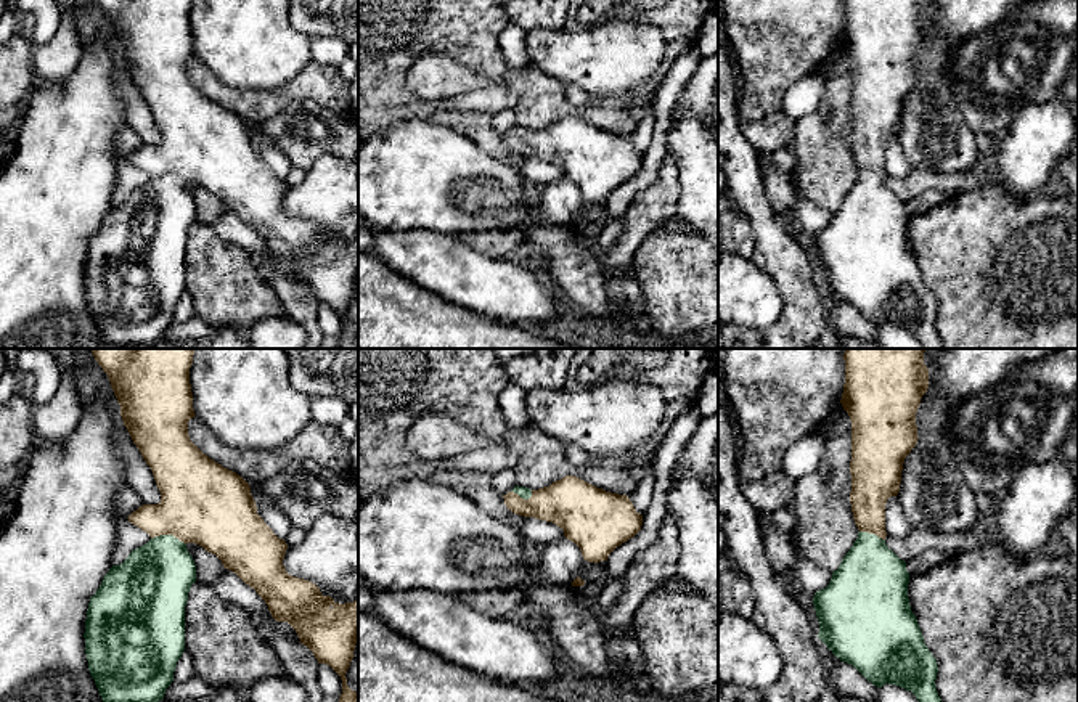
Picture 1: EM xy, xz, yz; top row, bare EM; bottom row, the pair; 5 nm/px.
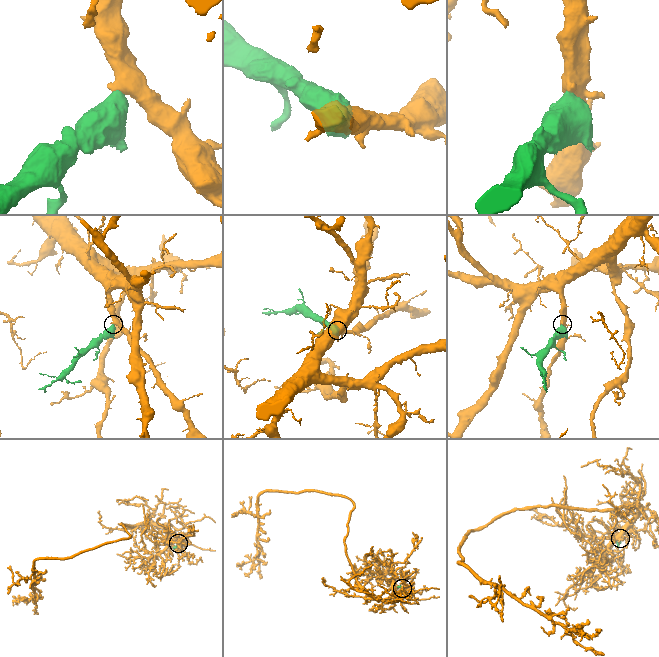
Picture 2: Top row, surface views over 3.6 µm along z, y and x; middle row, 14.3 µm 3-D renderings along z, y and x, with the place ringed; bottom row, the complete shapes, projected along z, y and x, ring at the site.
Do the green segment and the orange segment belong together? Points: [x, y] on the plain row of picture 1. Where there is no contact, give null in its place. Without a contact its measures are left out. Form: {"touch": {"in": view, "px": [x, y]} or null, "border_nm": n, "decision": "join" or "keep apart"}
{"touch": {"in": "xy", "px": [169, 175]}, "border_nm": 180, "decision": "join"}

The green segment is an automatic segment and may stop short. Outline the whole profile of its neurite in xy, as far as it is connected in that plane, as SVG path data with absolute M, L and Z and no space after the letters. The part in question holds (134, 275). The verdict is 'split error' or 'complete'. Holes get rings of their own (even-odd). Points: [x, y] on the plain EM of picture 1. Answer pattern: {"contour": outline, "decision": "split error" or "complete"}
{"contour": "M193 0L96 2L109 18L120 45L124 66L151 108L161 132L157 145L143 145L127 157L151 180L133 190L122 204L112 206L88 243L84 273L85 294L90 315L103 342L119 349L132 344L153 345L164 339L165 329L174 321L177 302L185 291L185 246L191 225L196 222L196 206L186 185L196 183L207 193L215 194L225 209L235 212L246 225L254 228L268 246L272 257L276 262L288 262L296 270L299 283L313 292L318 304L329 305L341 316L342 334L337 349L358 349L358 331L352 331L345 318L357 284L358 241L339 244L331 236L323 236L315 223L289 215L283 206L288 185L257 154L249 124L236 112L210 100L190 80L188 61L196 56L190 24Z", "decision": "split error"}

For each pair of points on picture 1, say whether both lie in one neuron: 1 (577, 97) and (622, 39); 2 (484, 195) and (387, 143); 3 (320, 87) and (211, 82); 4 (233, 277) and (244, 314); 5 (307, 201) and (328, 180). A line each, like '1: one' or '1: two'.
1: two
2: one
3: one
4: one
5: one

